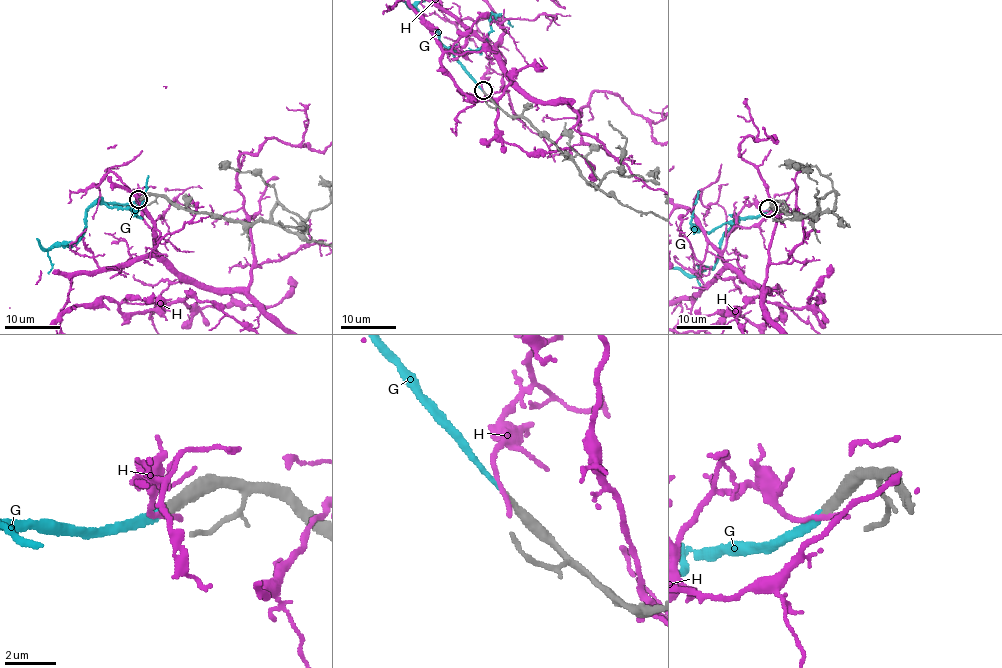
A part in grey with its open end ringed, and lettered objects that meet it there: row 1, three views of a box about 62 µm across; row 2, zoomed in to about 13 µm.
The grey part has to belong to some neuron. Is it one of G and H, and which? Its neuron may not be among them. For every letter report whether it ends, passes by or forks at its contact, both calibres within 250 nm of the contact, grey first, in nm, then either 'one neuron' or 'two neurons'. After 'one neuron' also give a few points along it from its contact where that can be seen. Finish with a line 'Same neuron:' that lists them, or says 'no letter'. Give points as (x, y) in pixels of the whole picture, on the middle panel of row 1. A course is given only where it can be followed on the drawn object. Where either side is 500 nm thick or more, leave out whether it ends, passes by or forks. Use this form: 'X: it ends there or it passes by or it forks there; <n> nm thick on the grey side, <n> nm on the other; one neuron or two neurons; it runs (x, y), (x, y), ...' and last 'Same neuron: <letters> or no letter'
G: it ends there; 300 nm thick on the grey side, 240 nm on the other; one neuron
H: it ends there; 340 nm thick on the grey side, 240 nm on the other; two neurons
Same neuron: G

